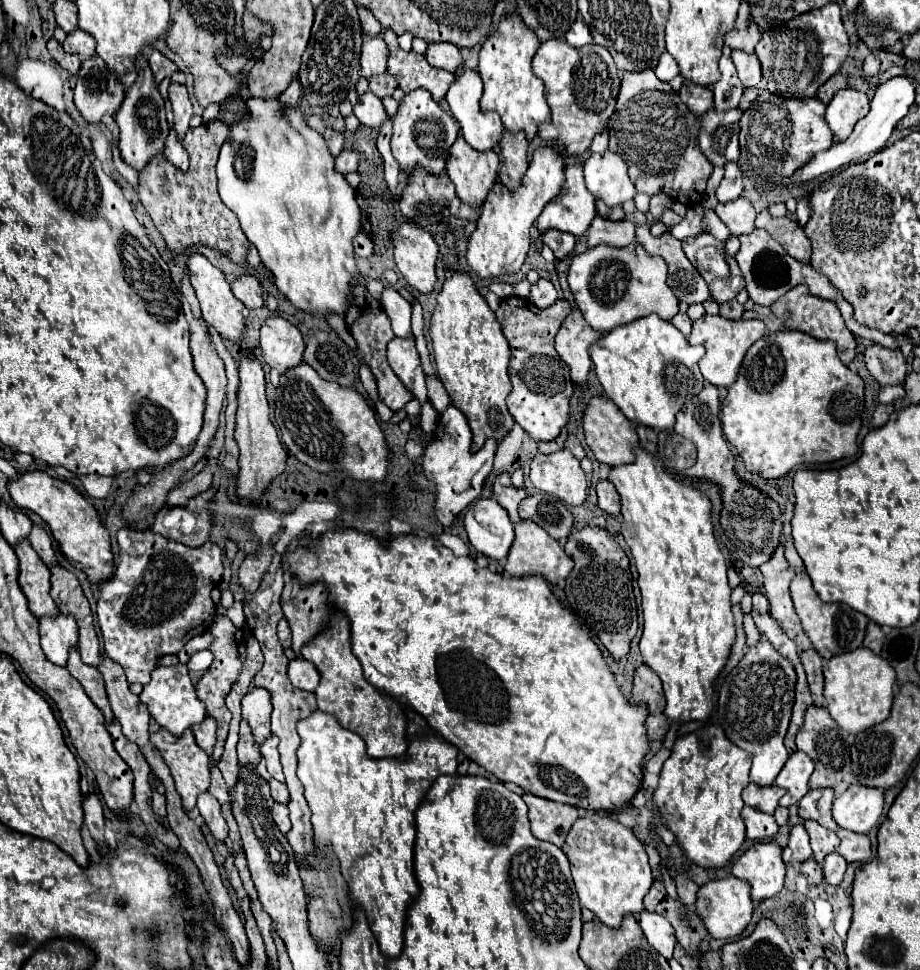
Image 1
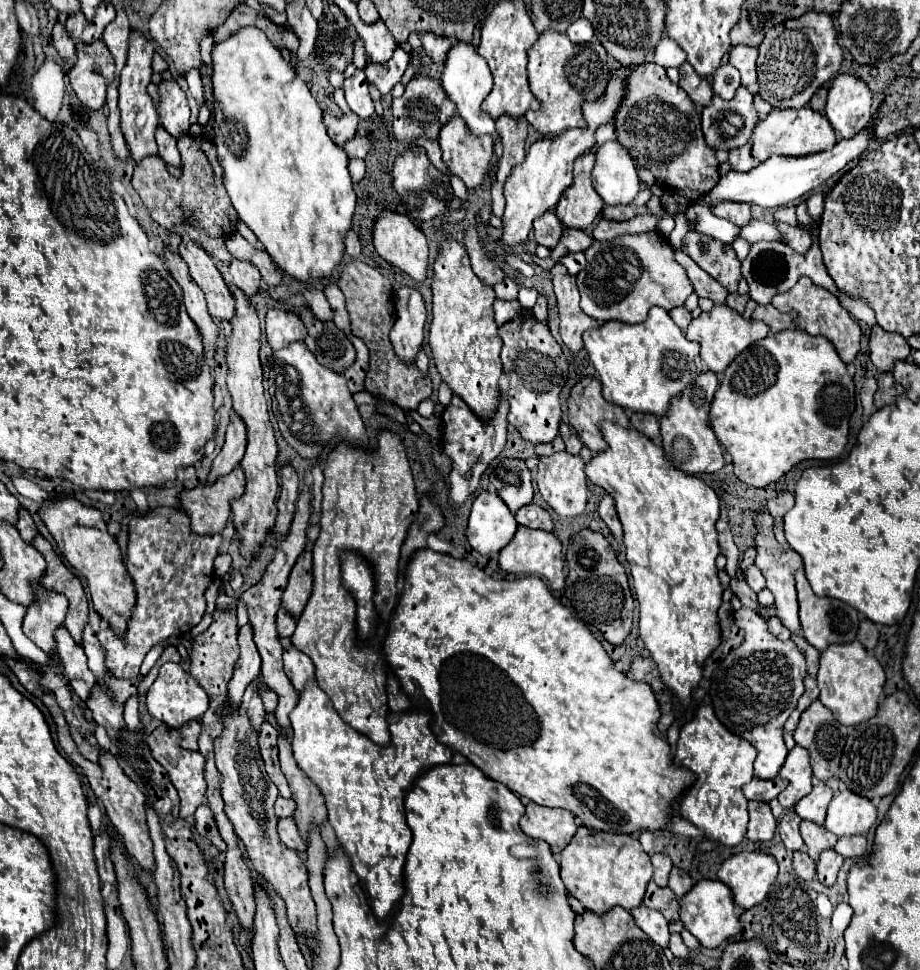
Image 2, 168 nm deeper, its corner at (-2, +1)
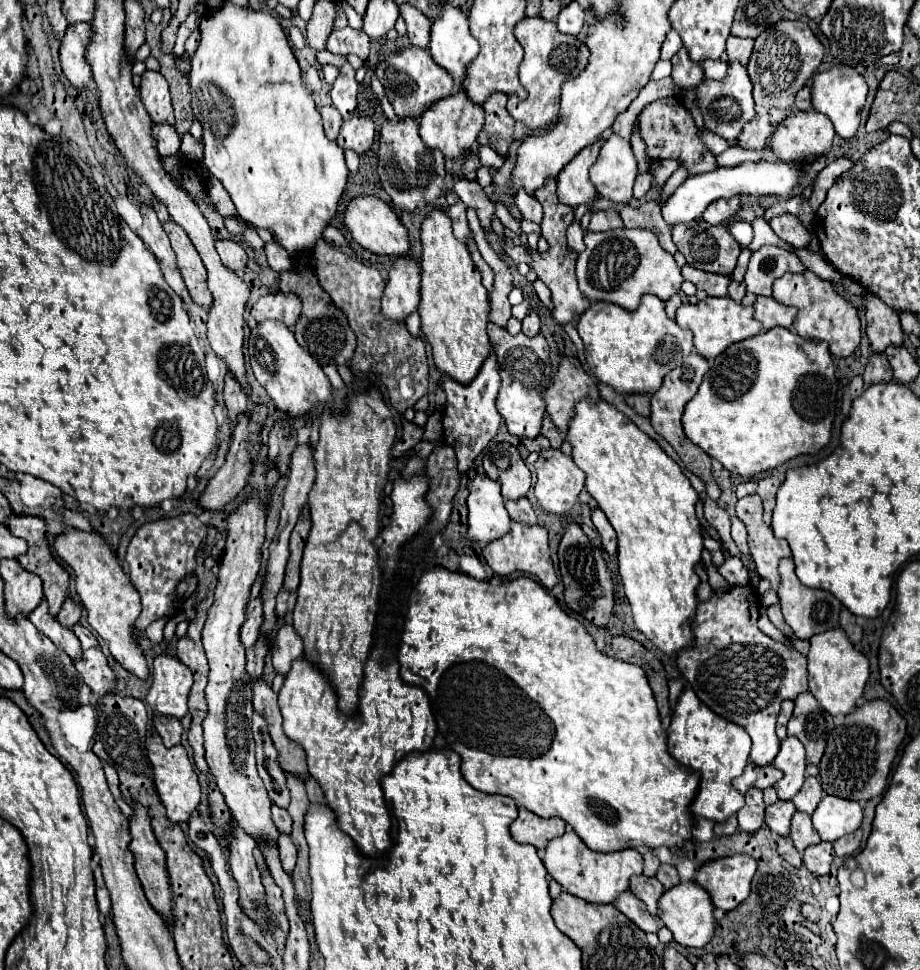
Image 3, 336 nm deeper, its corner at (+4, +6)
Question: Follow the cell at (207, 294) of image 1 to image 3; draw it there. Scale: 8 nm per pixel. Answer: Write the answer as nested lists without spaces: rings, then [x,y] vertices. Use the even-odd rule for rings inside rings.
[[[166,222],[164,230],[170,236],[172,248],[178,256],[182,278],[188,286],[192,300],[204,308],[210,308],[212,292],[208,292],[208,276],[204,272],[204,264],[200,264],[200,256],[196,256],[196,248],[192,248],[192,242],[188,240],[188,234],[176,222]]]

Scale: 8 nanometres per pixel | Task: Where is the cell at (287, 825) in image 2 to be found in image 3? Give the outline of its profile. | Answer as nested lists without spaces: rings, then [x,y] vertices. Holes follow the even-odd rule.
[[[280,834],[280,840],[278,840],[278,848],[280,848],[280,860],[282,860],[282,868],[290,874],[296,866],[296,846],[292,844],[292,838],[290,834],[284,836]]]

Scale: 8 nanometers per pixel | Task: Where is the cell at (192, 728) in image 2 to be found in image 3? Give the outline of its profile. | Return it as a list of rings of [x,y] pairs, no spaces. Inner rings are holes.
[[[154,716],[154,728],[158,730],[158,734],[164,740],[164,746],[176,746],[180,744],[182,738],[182,722],[178,718],[170,718],[170,716]]]

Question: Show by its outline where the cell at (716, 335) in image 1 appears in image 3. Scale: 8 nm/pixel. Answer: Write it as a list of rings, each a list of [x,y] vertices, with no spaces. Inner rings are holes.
[[[708,296],[696,304],[684,302],[676,312],[676,322],[680,324],[680,328],[690,330],[694,334],[694,346],[696,346],[698,354],[704,356],[706,360],[712,360],[718,354],[722,354],[728,346],[762,332],[762,324],[754,318],[754,308],[752,306],[746,308],[728,296],[724,296],[724,298]]]

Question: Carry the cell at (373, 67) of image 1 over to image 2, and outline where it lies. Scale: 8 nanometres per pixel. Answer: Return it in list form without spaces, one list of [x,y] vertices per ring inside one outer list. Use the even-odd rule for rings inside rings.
[[[352,11],[348,17],[350,17],[350,21],[354,23],[356,33],[358,33],[358,35],[362,37],[362,41],[364,41],[366,55],[370,55],[374,63],[386,63],[386,61],[392,57],[394,49],[398,47],[398,43],[396,43],[394,37],[390,35],[388,27],[386,27],[382,21],[376,21],[376,23],[372,23],[372,25],[366,25],[366,23],[360,21],[360,17],[358,17],[356,11]]]

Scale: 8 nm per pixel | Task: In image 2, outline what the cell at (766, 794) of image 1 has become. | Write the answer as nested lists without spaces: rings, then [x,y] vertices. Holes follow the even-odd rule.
[[[754,777],[748,785],[744,785],[742,791],[744,791],[746,799],[758,799],[758,801],[768,803],[774,797],[778,797],[778,793],[782,789],[786,789],[786,779],[782,779],[782,777],[774,777],[774,779],[768,779],[768,781]]]

